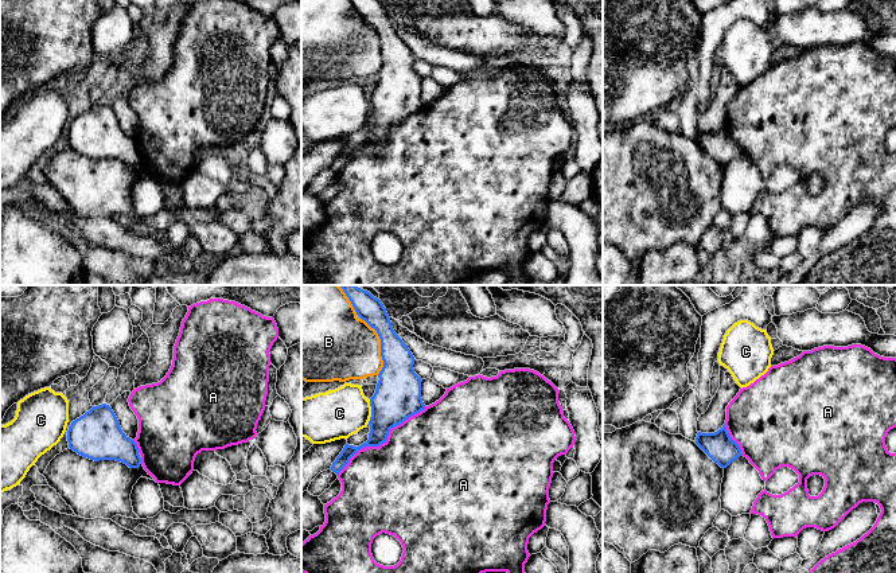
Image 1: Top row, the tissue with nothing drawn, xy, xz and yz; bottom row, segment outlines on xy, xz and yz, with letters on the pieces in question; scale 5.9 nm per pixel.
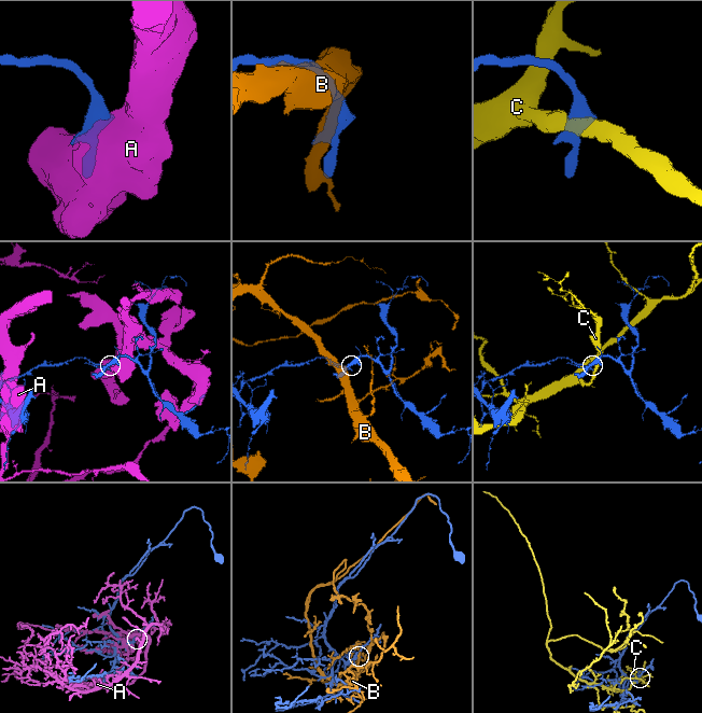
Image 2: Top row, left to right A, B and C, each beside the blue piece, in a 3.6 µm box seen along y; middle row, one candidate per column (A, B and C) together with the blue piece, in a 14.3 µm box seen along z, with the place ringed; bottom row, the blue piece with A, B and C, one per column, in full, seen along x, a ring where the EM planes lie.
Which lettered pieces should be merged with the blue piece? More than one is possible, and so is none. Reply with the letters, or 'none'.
none

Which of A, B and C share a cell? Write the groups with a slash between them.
A / B / C

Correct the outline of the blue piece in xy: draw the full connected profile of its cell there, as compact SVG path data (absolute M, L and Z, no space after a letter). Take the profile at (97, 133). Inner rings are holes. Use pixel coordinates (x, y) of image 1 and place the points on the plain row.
M106 102L93 105L73 120L67 140L70 148L94 160L116 159L129 167L141 163L137 143L122 130L114 110Z

